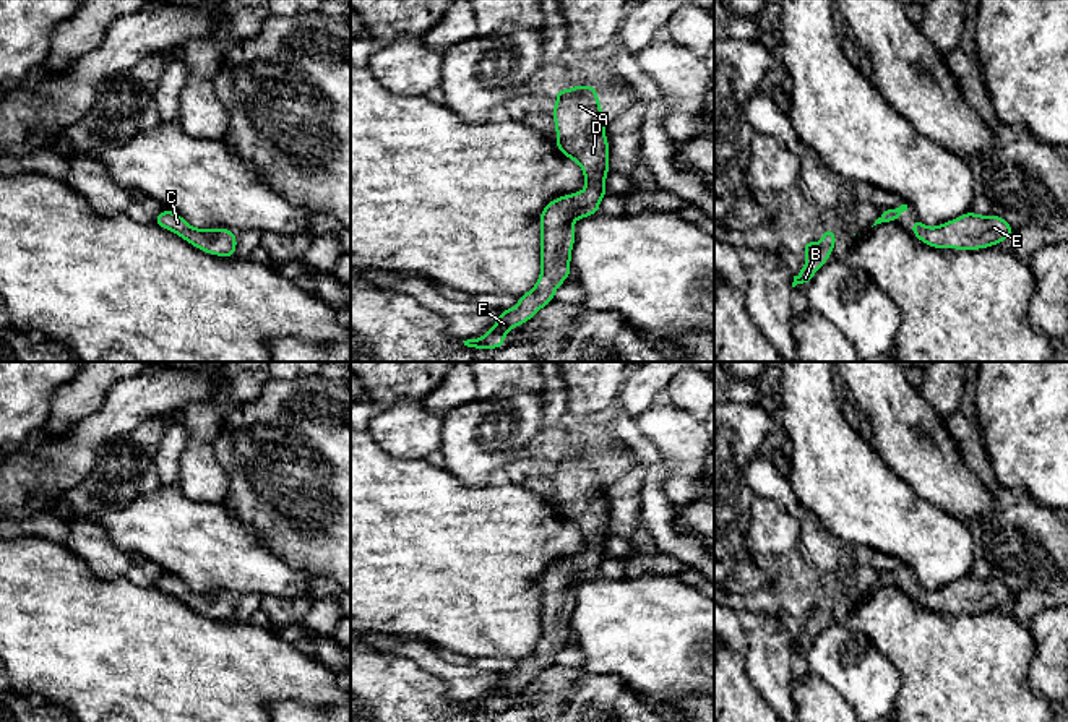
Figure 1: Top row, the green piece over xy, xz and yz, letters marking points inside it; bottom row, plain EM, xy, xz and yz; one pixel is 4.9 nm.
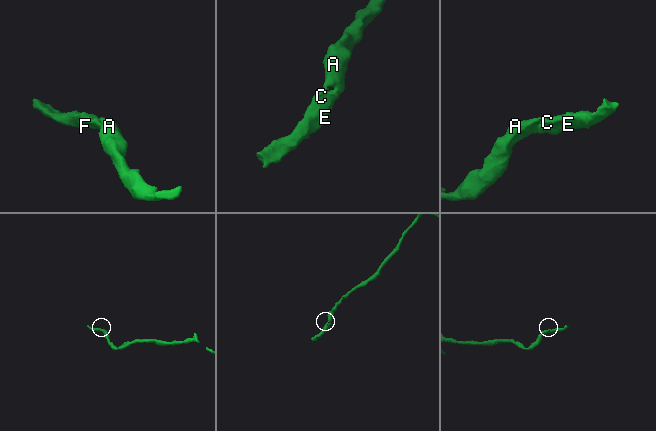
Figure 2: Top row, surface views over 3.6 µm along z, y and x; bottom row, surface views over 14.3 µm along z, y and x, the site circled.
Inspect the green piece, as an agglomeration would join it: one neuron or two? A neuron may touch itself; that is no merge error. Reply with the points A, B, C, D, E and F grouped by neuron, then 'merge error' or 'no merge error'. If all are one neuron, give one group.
A B C D E F | no merge error

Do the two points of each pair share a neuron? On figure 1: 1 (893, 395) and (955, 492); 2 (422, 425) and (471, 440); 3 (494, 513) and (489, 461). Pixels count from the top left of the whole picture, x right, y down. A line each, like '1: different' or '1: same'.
1: same
2: different
3: different

